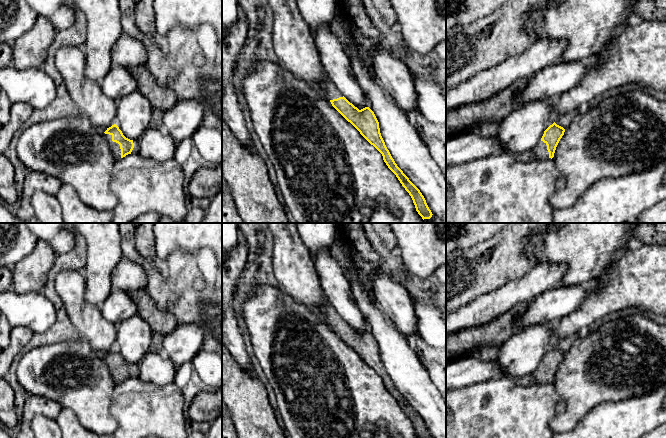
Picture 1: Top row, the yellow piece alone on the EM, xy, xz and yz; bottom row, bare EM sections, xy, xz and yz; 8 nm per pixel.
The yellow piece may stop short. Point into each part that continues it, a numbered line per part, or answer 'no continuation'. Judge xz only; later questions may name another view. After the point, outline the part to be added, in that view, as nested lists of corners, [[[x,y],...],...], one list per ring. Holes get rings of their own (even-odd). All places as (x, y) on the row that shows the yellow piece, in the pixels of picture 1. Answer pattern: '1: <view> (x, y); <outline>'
1: xz (330, 92); [[[330,80],[321,83],[320,90],[323,91],[324,97],[329,101],[337,99],[339,97],[343,97],[343,94],[336,88],[336,86]]]

